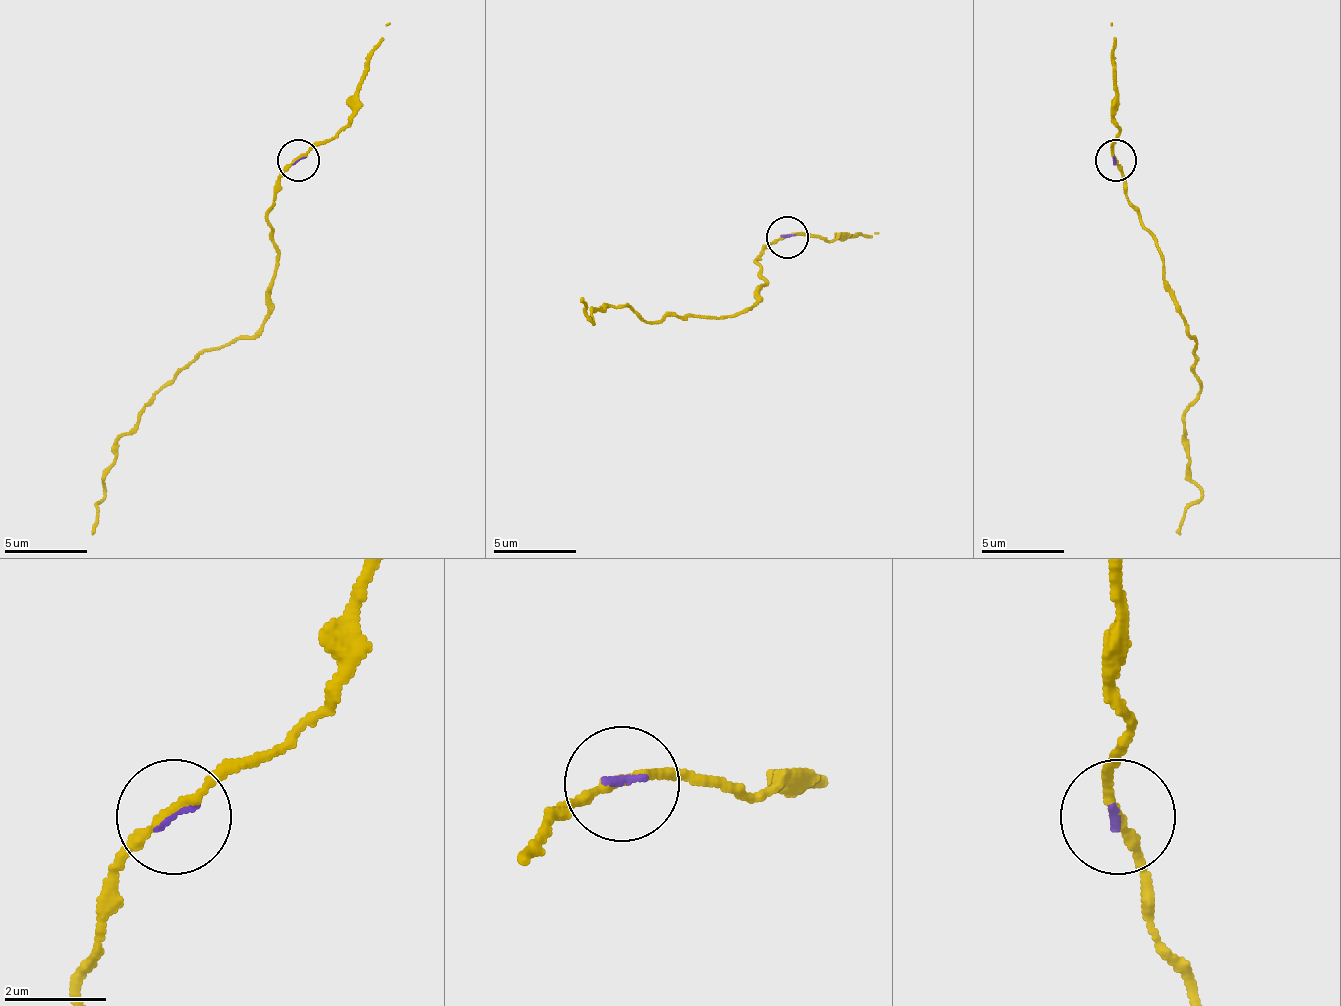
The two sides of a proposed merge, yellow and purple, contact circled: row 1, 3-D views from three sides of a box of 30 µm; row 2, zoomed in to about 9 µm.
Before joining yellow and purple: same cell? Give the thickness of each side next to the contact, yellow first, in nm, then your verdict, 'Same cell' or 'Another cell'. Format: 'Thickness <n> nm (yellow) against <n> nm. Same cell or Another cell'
Thickness 170 nm (yellow) against 80 nm. Same cell

